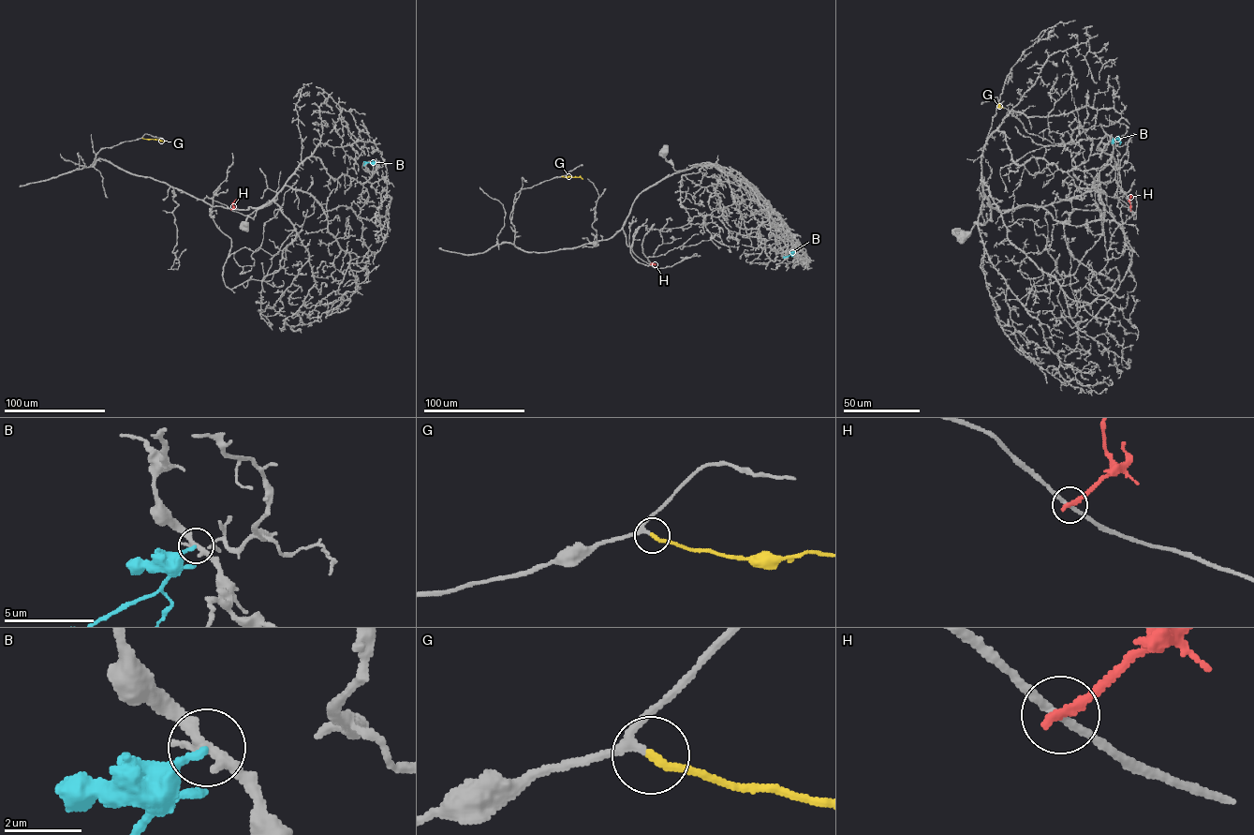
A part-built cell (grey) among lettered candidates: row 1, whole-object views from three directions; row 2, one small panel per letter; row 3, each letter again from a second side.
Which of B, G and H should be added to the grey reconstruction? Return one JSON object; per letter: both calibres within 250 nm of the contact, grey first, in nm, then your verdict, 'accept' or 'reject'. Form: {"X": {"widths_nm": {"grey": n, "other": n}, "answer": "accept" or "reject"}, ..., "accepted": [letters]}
{"B": {"widths_nm": {"grey": 320, "other": 220}, "answer": "reject"}, "G": {"widths_nm": {"grey": 180, "other": 180}, "answer": "accept"}, "H": {"widths_nm": {"grey": 200, "other": 280}, "answer": "reject"}, "accepted": ["G"]}

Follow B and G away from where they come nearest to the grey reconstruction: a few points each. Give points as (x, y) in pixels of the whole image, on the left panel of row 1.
B: (375, 164), (366, 162), (363, 166)
G: (142, 138), (163, 141)

